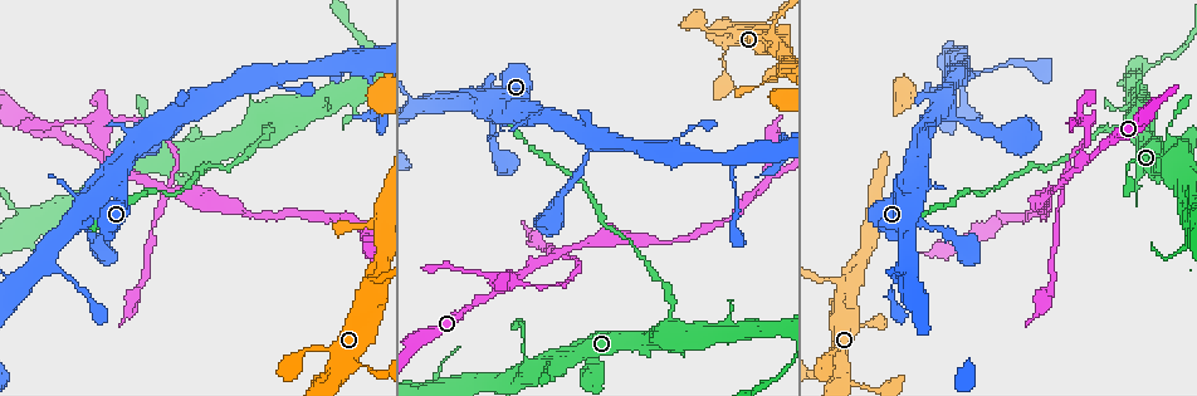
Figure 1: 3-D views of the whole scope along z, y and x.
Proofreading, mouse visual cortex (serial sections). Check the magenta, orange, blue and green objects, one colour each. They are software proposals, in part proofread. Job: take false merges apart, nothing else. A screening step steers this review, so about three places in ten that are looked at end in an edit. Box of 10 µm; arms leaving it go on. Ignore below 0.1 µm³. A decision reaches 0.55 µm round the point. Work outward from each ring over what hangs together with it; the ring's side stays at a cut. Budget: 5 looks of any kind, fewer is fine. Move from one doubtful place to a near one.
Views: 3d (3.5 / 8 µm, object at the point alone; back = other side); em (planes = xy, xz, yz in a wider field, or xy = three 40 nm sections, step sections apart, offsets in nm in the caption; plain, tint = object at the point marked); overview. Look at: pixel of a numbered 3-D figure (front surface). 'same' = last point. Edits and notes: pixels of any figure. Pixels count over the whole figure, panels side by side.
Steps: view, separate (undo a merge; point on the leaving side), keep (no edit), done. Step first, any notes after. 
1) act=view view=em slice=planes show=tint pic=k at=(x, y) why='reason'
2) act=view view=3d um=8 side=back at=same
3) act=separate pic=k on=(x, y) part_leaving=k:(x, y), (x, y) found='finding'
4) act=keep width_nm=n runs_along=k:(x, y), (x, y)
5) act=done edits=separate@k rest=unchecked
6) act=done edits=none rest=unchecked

act=view view=3d um=3.5 pic=1 at=(1090, 156) why='three-way junction'

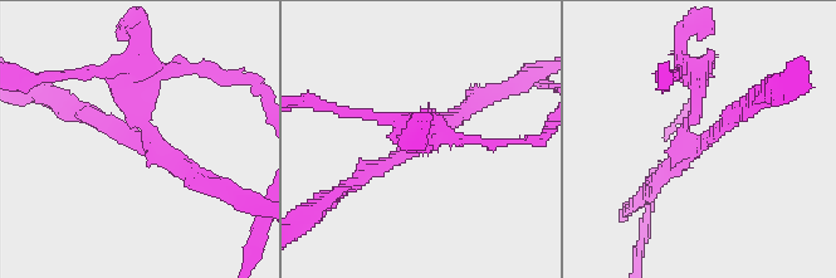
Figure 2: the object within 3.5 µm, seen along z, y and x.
act=view view=em slice=xy step=3 show=tint pic=2 at=(706, 141) why='shape alone is not enough'

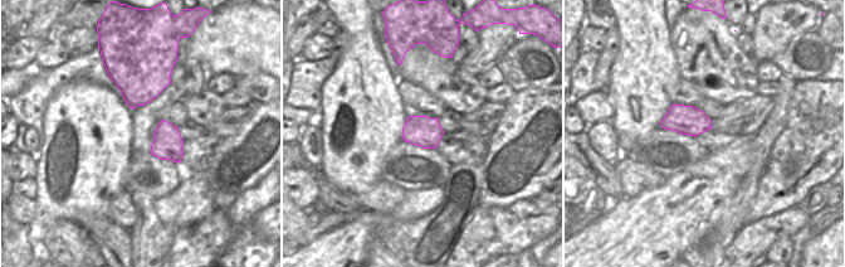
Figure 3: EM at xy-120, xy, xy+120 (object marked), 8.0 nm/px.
act=separate pic=2 on=(154, 81) part_leaving=2:(142, 125), (123, 67), (73, 74) found='two cells meet here'

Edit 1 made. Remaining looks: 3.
act=view view=overview why='redraw'

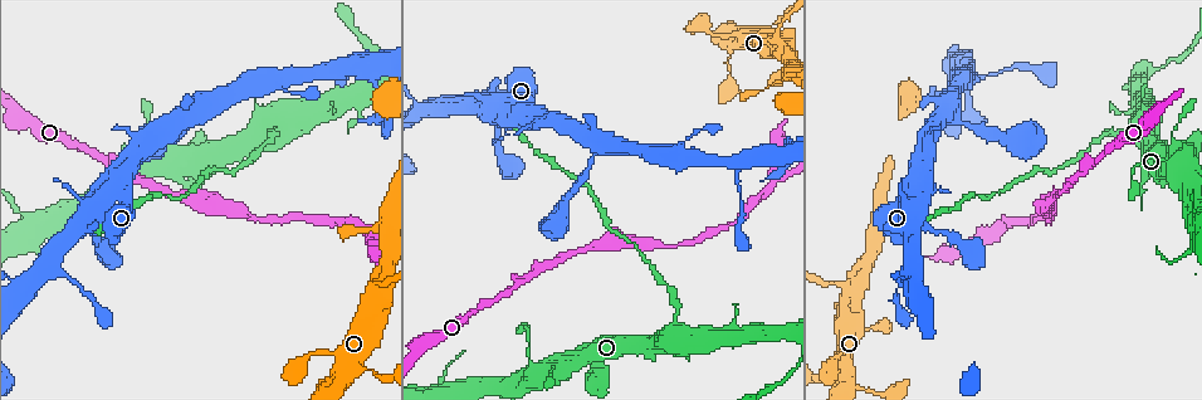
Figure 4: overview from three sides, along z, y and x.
act=view view=3d um=3.5 side=back pic=4 at=(673, 324)

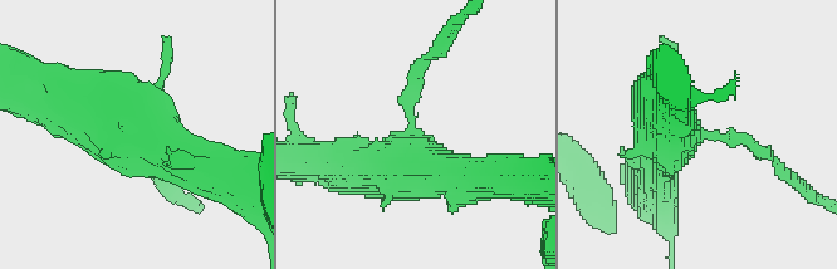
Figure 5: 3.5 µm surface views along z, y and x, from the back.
act=view view=em slice=xy step=3 show=tint pic=5 at=(699, 133) why='now the EM'

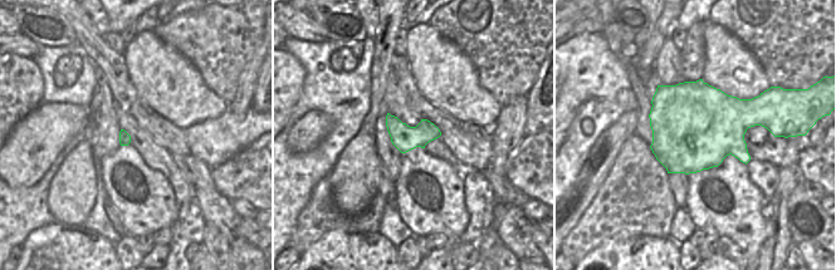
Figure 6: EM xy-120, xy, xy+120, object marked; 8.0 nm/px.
act=separate pic=5 on=(419, 68) part_leaving=5:(411, 103), (415, 72), (450, 27) found='a second cell is stuck on'

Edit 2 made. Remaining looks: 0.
act=done edits=separate@2,separate@5 rest=unchecked

